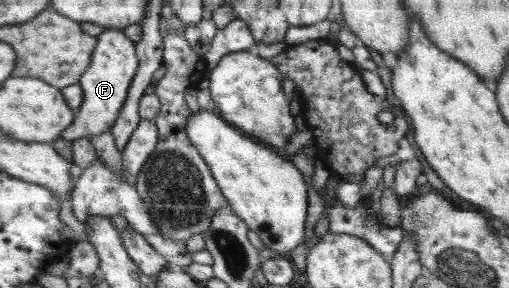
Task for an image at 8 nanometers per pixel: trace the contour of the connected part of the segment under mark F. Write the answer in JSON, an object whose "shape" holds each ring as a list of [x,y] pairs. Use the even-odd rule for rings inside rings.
{"shape":[[[105,28],[98,35],[95,51],[92,53],[92,63],[81,76],[79,85],[83,88],[83,103],[79,109],[79,117],[75,123],[65,128],[58,139],[72,141],[83,136],[94,136],[111,130],[117,121],[117,116],[124,107],[124,101],[128,99],[128,91],[137,72],[137,56],[135,45],[122,30]]]}

